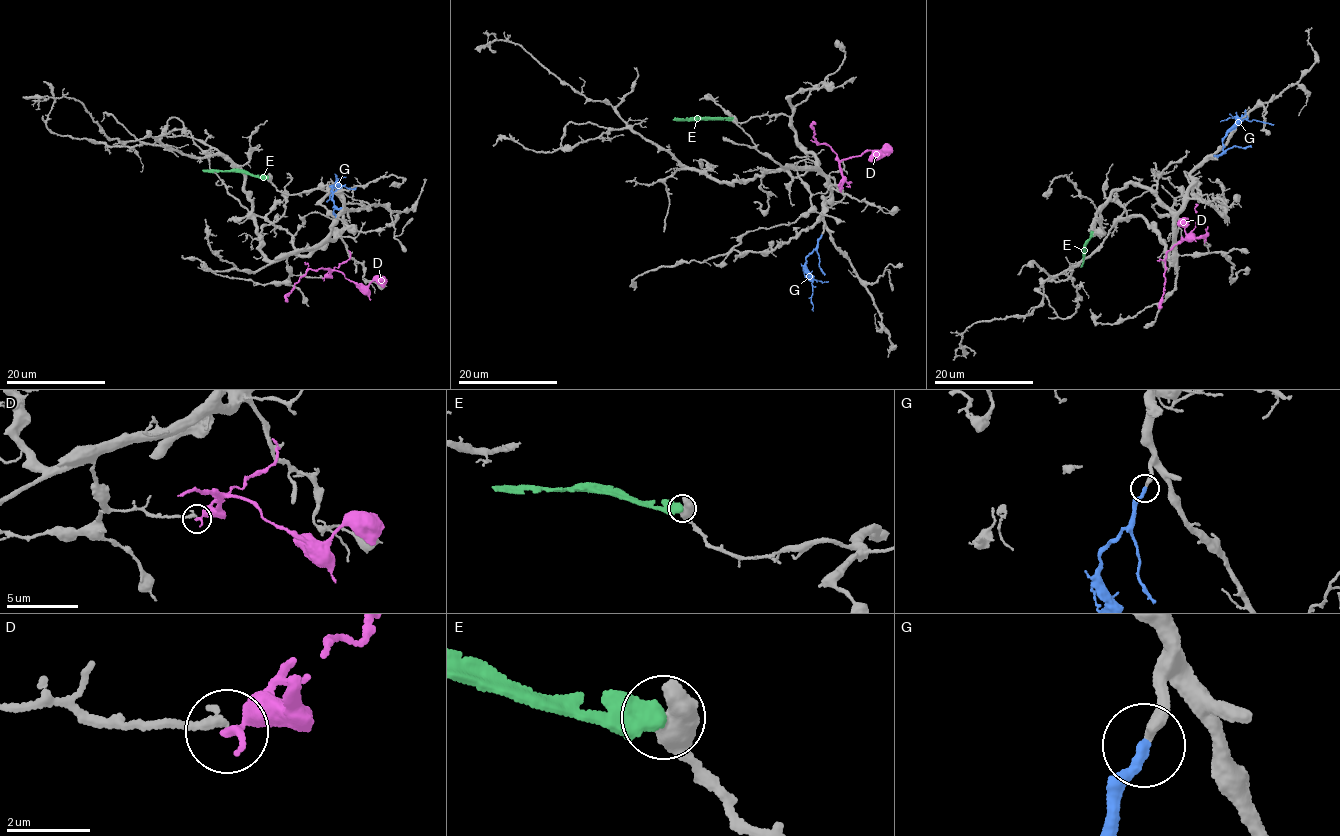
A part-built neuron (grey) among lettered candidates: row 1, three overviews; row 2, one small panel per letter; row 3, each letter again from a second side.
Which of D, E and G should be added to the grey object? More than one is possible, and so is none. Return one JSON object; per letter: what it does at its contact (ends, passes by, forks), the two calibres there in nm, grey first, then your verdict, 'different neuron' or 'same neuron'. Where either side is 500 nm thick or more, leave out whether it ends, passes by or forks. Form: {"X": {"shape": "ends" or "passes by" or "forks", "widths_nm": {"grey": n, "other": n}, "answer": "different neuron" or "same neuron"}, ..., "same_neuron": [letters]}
{"D": {"shape": "ends", "widths_nm": {"grey": 240, "other": 360}, "answer": "different neuron"}, "E": {"widths_nm": {"grey": 800, "other": 500}, "answer": "different neuron"}, "G": {"shape": "ends", "widths_nm": {"grey": 320, "other": 280}, "answer": "same neuron"}, "same_neuron": ["G"]}

